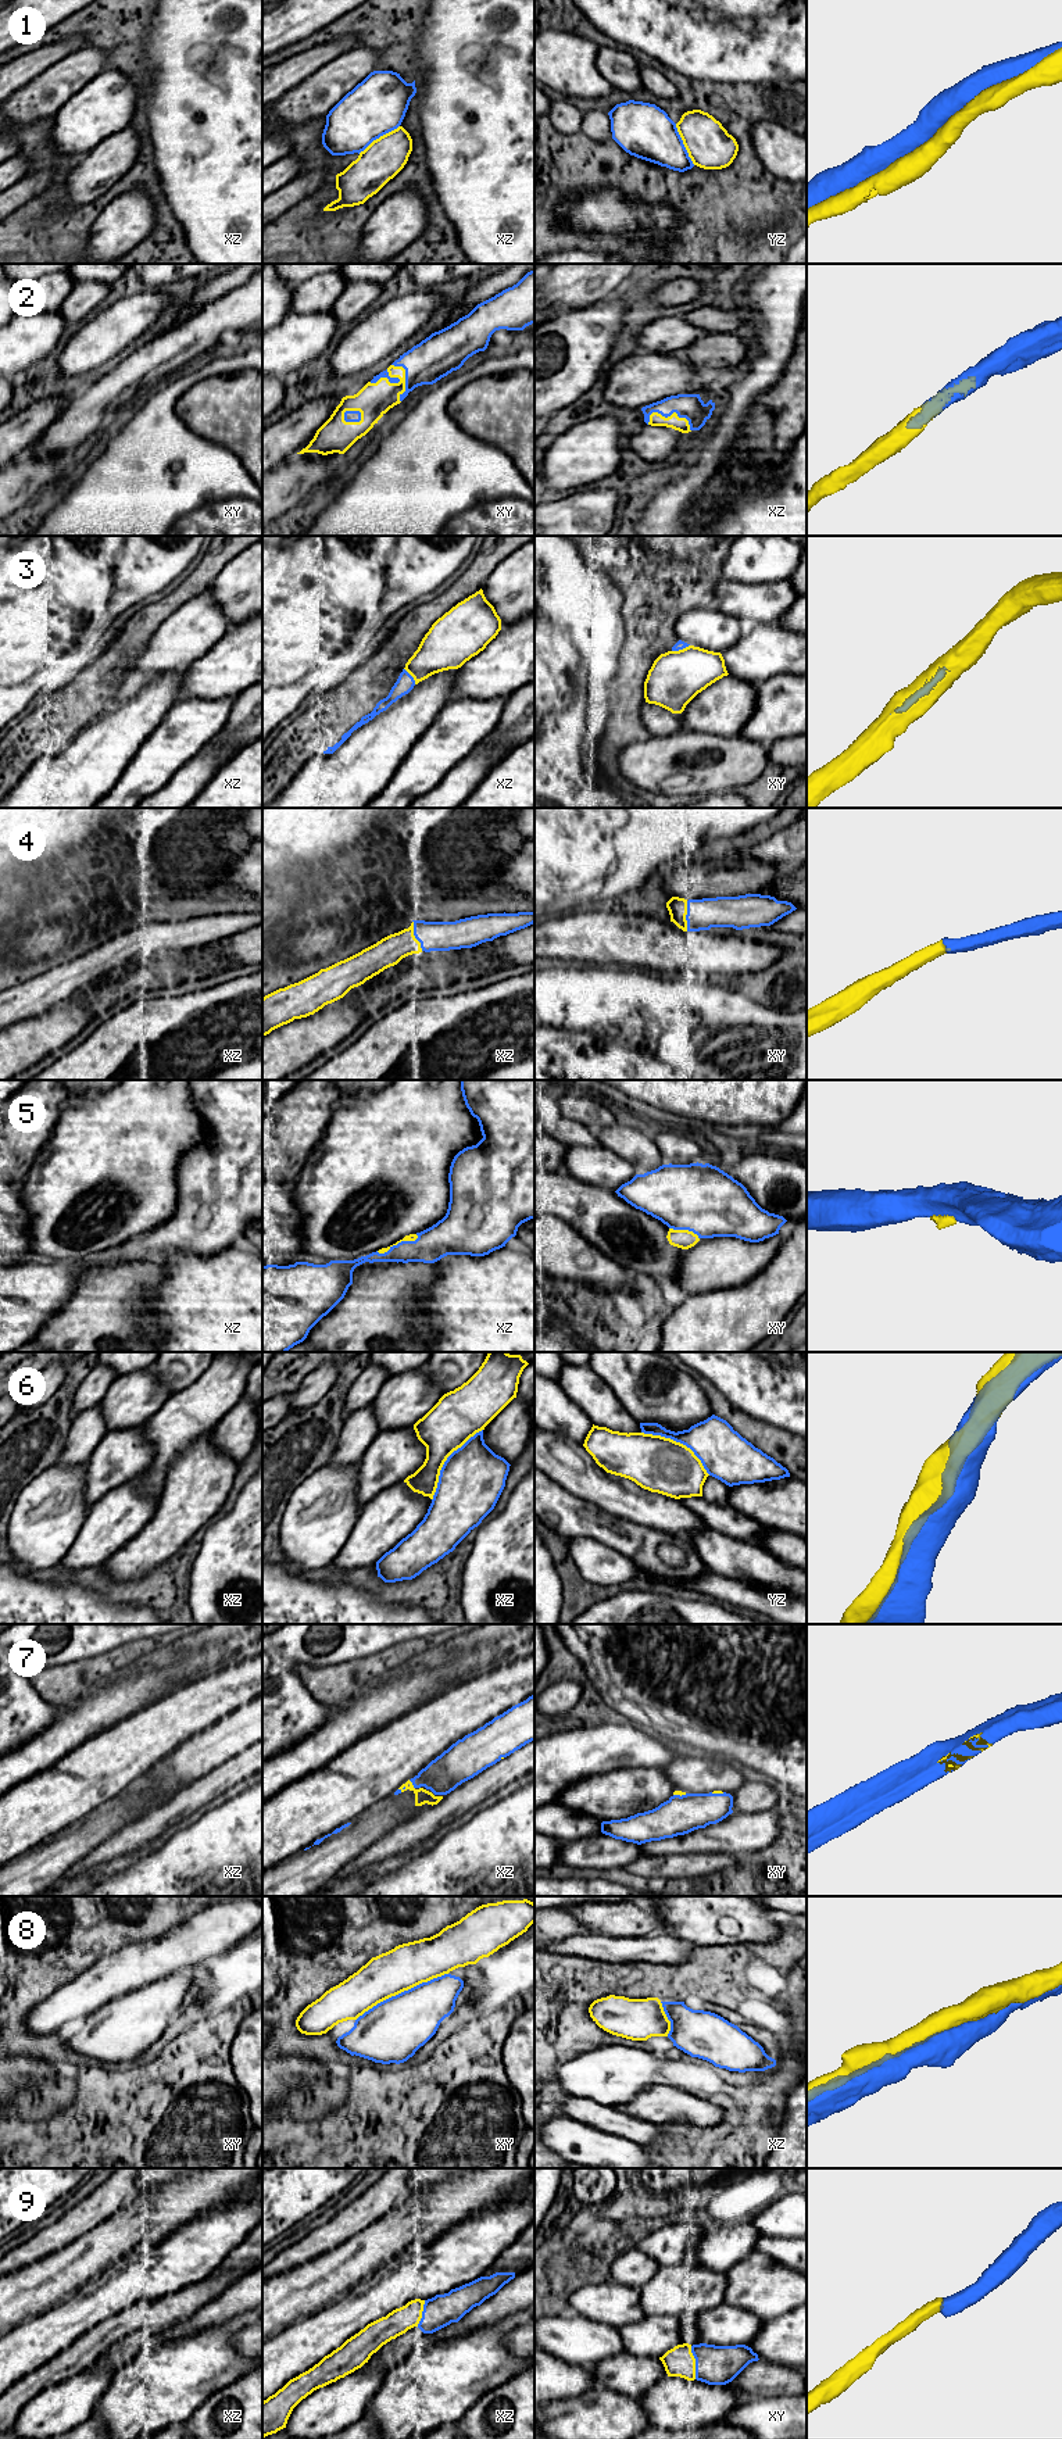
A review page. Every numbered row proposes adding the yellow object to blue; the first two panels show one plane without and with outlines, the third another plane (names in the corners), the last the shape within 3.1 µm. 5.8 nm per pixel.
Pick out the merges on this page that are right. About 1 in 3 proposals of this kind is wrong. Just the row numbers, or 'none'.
2, 3, 4, 5, 7, 9

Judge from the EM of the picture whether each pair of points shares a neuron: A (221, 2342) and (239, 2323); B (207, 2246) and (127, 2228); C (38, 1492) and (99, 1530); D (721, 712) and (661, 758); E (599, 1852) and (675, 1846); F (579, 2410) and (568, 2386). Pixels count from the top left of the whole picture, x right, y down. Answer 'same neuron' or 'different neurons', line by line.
A: same neuron
B: different neurons
C: different neurons
D: different neurons
E: different neurons
F: different neurons

